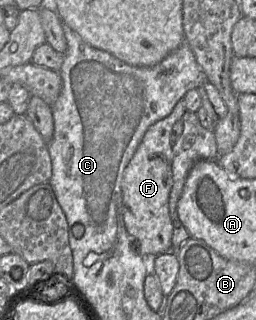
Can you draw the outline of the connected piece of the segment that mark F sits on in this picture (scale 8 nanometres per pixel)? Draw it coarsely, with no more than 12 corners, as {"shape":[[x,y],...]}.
{"shape":[[151,125],[124,170],[124,223],[147,258],[173,252],[173,125]]}

